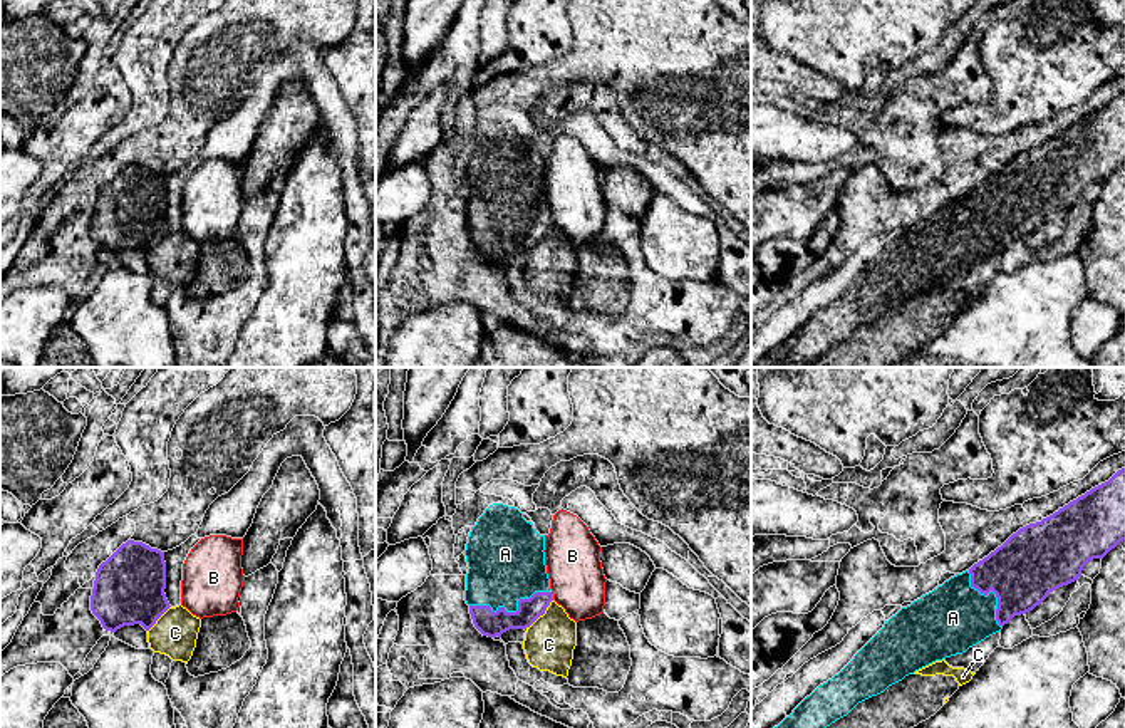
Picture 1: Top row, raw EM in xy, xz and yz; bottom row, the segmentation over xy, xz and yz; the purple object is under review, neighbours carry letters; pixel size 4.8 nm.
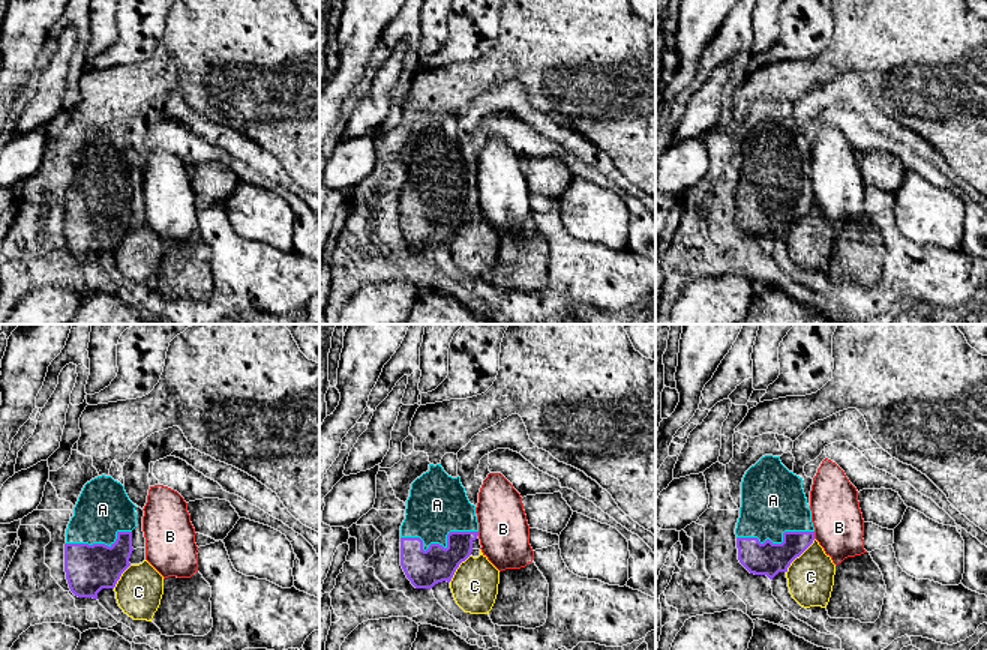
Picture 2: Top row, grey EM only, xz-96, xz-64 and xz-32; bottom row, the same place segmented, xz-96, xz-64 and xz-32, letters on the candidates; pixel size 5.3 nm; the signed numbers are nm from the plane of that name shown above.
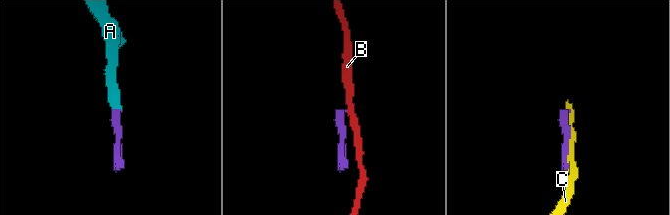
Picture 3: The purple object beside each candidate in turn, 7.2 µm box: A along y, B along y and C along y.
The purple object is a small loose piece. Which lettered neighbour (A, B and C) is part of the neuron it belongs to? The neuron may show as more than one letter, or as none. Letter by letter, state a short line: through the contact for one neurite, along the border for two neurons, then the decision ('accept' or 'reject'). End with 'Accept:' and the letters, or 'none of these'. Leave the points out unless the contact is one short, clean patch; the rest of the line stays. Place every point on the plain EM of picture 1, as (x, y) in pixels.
A: accept
B: line xz (550, 217), (554, 223); reject
C: reject
Accept: A

